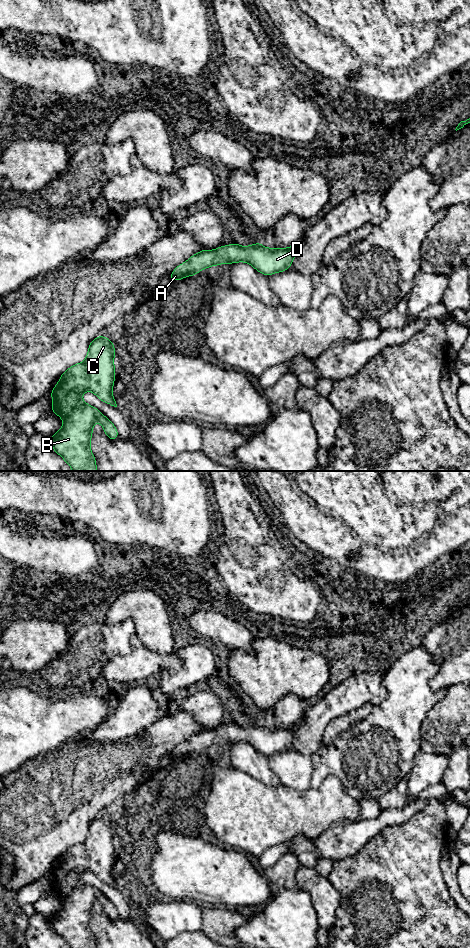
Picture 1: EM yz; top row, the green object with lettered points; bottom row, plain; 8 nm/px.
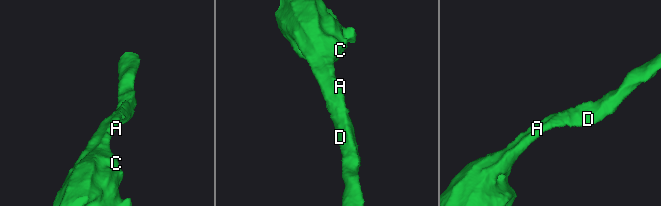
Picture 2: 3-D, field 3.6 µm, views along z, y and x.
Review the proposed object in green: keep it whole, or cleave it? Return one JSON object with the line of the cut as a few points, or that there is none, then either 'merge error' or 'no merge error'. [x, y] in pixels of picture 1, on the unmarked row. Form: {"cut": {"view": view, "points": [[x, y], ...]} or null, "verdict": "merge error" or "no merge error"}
{"cut": null, "verdict": "no merge error"}

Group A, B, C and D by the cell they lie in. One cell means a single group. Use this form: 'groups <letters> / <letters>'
groups A B C D

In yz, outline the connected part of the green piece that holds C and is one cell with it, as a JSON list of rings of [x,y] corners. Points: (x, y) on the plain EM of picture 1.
[[[99,815],[90,822],[85,841],[68,848],[50,871],[50,891],[64,901],[62,908],[51,916],[51,925],[71,948],[97,948],[90,929],[96,901],[103,906],[110,920],[118,918],[114,904],[97,888],[82,880],[82,874],[91,871],[101,881],[117,887],[112,875],[115,863],[114,836],[114,823]]]

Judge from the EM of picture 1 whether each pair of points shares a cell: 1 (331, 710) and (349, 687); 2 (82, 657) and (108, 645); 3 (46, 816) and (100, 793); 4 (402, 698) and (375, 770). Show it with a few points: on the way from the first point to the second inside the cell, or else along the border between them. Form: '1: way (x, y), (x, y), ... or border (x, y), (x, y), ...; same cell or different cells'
1: way (335, 704), (346, 693); same cell
2: way (88, 652), (95, 645), (102, 645); same cell
3: way (59, 803), (69, 793), (87, 793); same cell
4: way (400, 716), (393, 726), (389, 738), (377, 752); same cell

